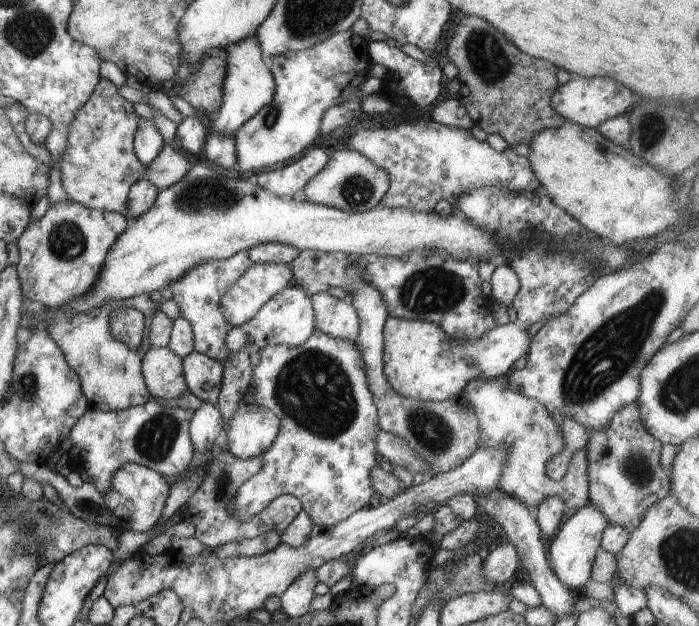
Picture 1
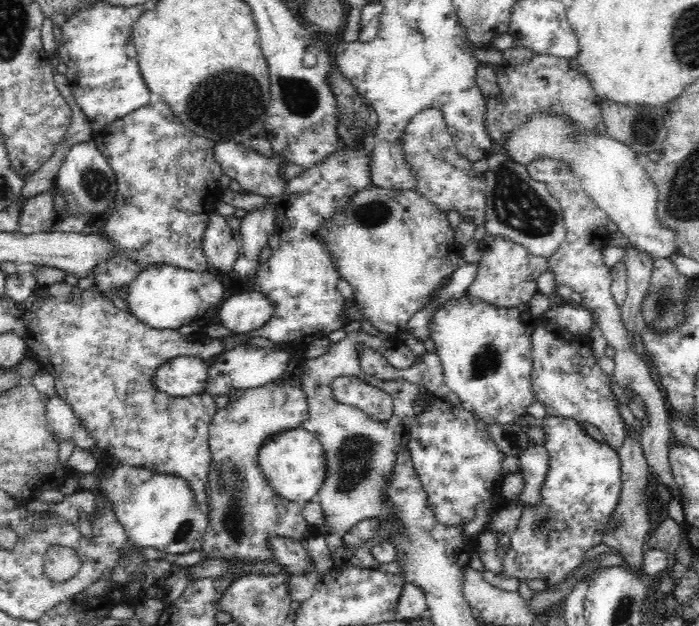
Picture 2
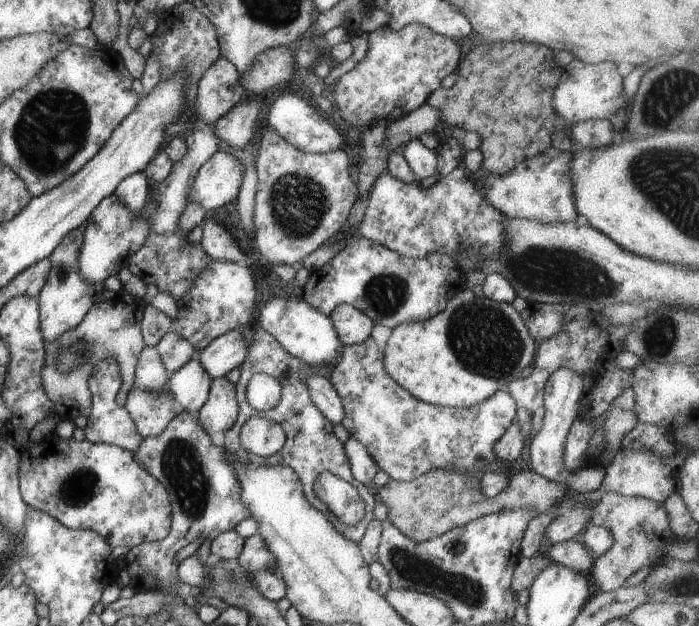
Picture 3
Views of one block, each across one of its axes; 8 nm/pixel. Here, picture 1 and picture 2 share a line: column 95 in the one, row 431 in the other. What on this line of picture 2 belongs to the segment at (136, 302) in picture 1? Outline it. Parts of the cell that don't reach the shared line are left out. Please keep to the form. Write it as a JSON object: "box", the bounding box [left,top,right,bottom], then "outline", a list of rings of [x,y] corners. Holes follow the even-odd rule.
{"box":[300,330,420,575],"outline":[[[363,330],[348,332],[340,342],[332,343],[322,356],[305,359],[301,366],[302,380],[300,387],[308,397],[309,418],[302,422],[302,428],[316,434],[324,455],[326,455],[326,480],[318,490],[316,499],[324,511],[324,522],[317,532],[324,535],[326,544],[331,552],[334,567],[358,566],[372,568],[389,574],[401,575],[402,563],[392,562],[380,564],[372,556],[372,548],[387,540],[387,536],[397,525],[397,518],[393,518],[391,508],[383,490],[389,485],[389,478],[393,475],[393,466],[397,452],[402,445],[407,445],[410,423],[414,421],[414,400],[420,391],[418,384],[406,379],[380,380],[364,373],[358,363],[358,354],[363,347],[372,348],[382,353],[385,363],[394,369],[406,370],[416,361],[416,356],[402,341],[394,338],[385,339],[382,336],[370,335]],[[339,376],[360,377],[372,386],[376,386],[392,395],[394,410],[386,421],[376,422],[368,414],[356,406],[340,404],[333,394],[332,381]],[[366,518],[379,518],[383,523],[377,528],[377,533],[362,546],[345,549],[342,536],[352,526]]]}

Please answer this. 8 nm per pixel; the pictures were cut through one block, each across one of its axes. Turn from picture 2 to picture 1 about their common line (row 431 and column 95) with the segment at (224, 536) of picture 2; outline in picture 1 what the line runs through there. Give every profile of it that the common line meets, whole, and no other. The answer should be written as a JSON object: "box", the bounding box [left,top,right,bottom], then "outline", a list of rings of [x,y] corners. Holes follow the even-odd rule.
{"box":[15,200,130,308],"outline":[[[74,200],[52,205],[16,241],[20,260],[15,267],[23,296],[47,308],[66,308],[70,300],[86,296],[98,282],[98,272],[102,272],[110,248],[130,223],[122,214],[90,209]]]}

